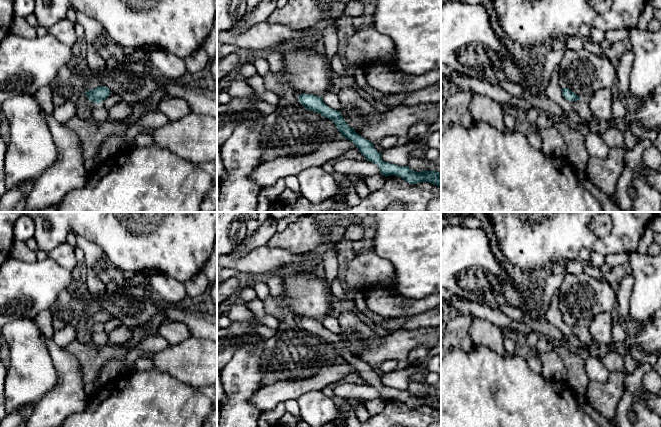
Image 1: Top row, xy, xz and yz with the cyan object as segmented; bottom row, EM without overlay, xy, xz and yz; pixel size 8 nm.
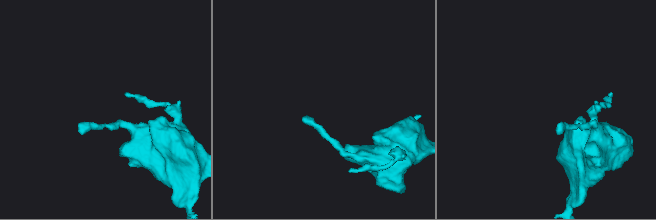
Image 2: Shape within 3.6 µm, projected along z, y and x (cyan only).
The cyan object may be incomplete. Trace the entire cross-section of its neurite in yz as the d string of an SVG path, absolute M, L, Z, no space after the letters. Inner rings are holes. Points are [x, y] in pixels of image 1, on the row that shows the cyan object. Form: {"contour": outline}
{"contour": "M569 88L562 89L562 95L568 101L581 100L581 98L578 95L576 95L574 92L572 92Z"}

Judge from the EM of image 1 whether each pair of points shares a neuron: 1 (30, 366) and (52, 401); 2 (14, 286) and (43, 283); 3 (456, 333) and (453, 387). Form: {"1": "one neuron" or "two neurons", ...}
{"1": "two neurons", "2": "one neuron", "3": "two neurons"}

